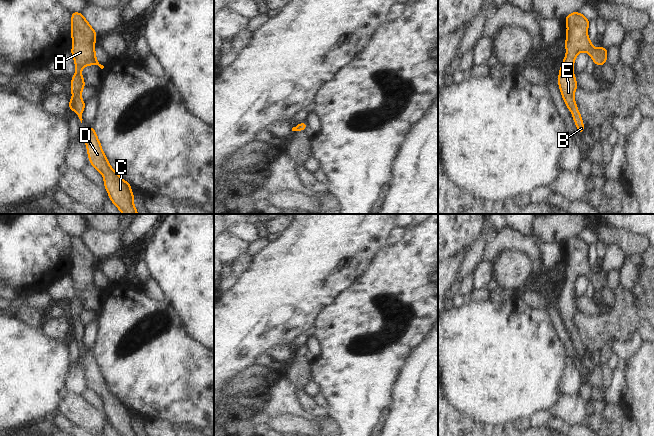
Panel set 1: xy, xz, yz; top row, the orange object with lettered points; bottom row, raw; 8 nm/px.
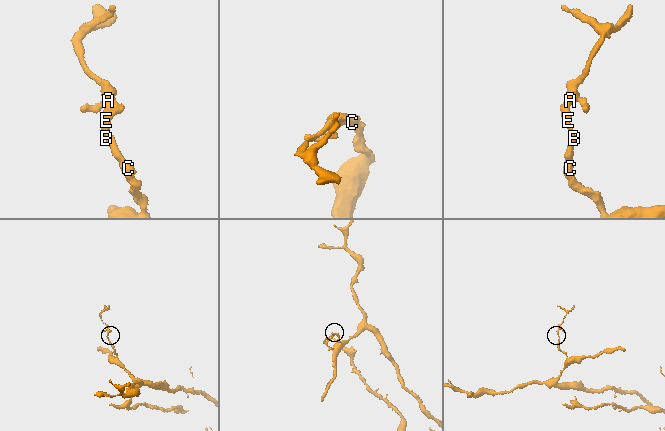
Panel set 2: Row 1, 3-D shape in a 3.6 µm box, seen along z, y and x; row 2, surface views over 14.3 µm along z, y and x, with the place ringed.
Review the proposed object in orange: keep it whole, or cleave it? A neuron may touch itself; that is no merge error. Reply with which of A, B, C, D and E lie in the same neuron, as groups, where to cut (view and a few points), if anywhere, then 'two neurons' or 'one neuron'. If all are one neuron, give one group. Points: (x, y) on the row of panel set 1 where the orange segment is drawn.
groups A B C D E; cut none; one neuron

